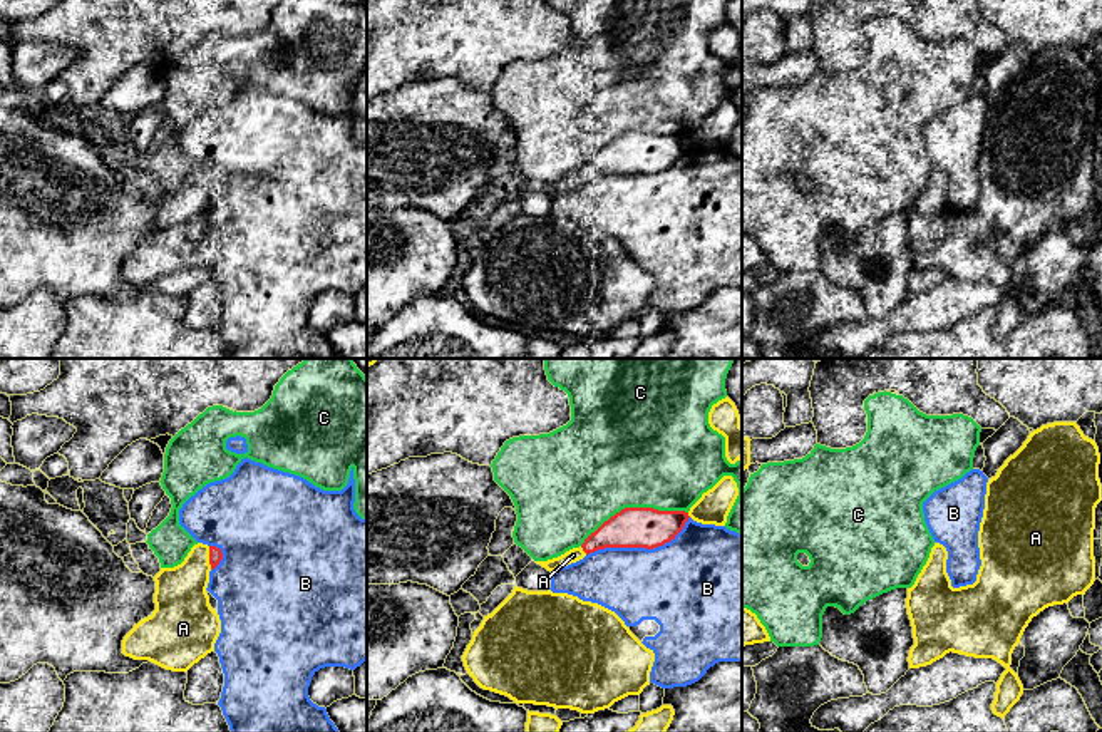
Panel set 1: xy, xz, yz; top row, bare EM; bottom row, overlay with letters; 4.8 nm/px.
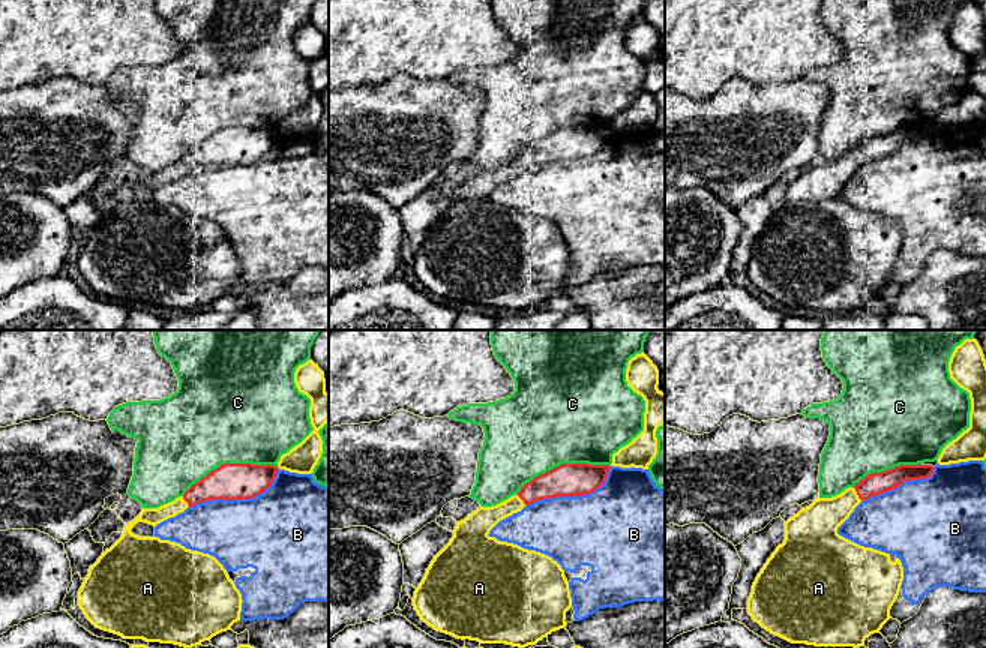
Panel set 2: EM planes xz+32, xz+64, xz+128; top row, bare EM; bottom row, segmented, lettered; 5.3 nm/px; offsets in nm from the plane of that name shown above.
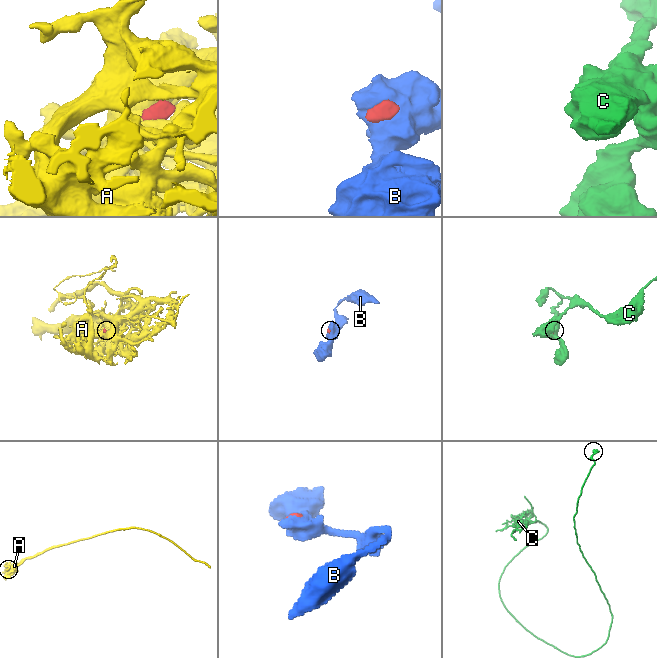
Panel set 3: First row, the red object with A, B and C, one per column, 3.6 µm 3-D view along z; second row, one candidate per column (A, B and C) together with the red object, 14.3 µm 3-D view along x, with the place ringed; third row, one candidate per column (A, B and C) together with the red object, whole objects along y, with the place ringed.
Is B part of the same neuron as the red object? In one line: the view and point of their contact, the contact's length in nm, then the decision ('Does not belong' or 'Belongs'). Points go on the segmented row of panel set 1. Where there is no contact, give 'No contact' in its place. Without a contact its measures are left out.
Touches red at xz (640, 546). Shared border 550 nm. Does not belong

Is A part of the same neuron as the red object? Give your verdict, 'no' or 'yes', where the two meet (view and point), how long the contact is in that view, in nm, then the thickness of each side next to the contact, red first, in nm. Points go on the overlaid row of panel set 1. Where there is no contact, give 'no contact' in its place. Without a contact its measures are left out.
yes | xy (210, 558) | 110 nm | 60/260 nm

